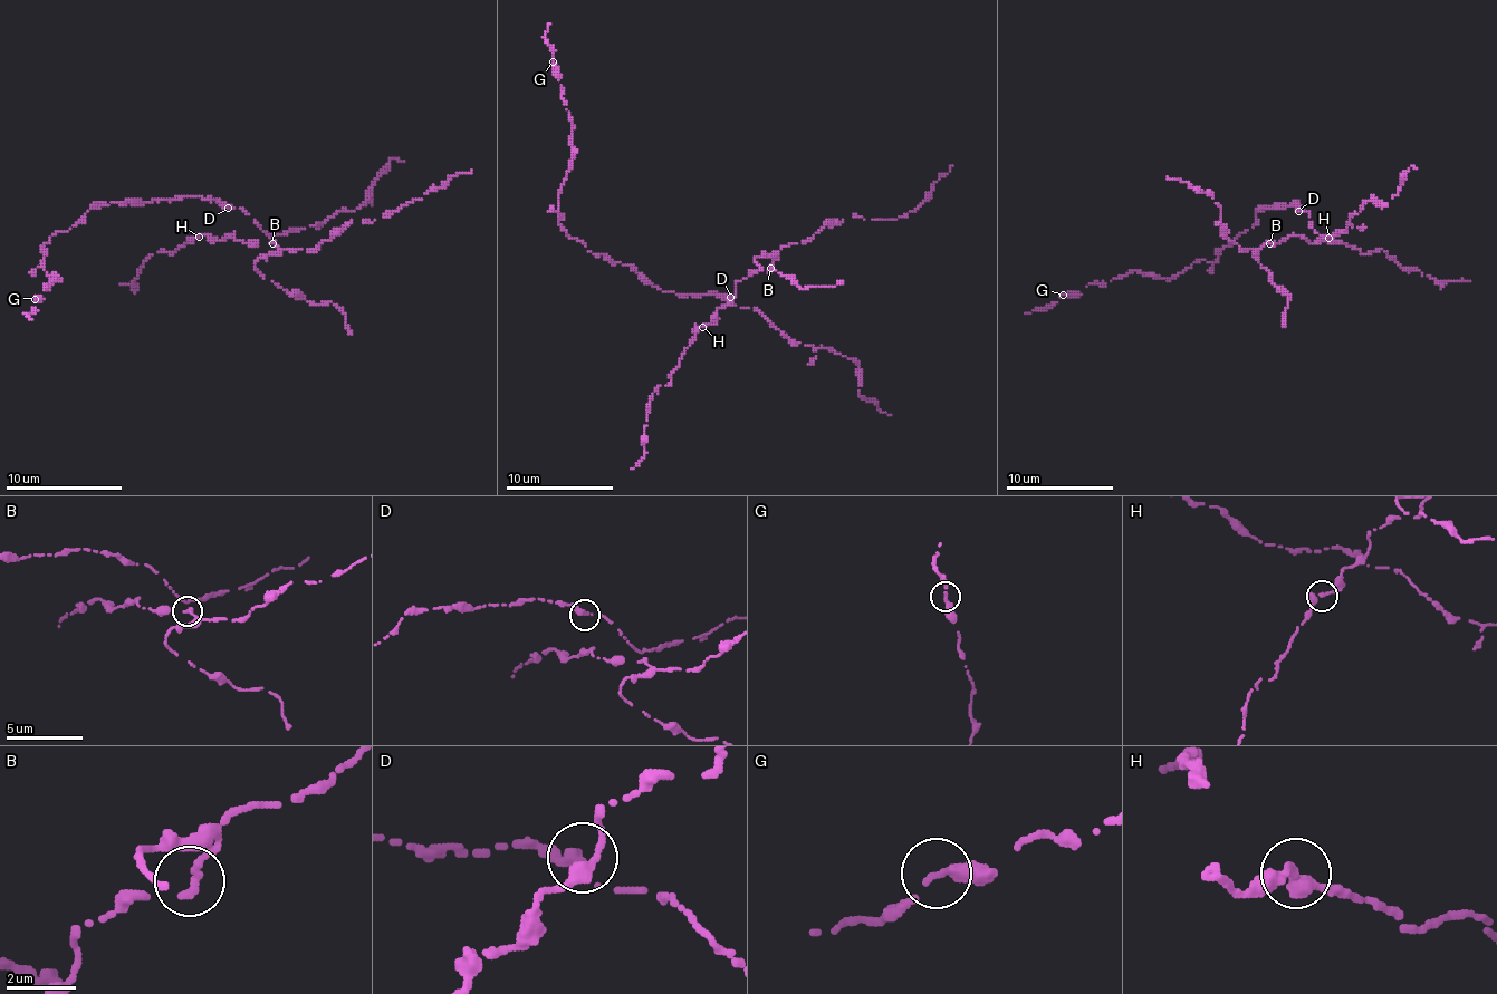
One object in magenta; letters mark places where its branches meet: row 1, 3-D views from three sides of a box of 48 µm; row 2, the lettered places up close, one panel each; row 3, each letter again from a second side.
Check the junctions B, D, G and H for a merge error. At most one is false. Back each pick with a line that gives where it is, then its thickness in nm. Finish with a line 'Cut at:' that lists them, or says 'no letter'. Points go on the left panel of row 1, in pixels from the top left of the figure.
Cut at: no letter

